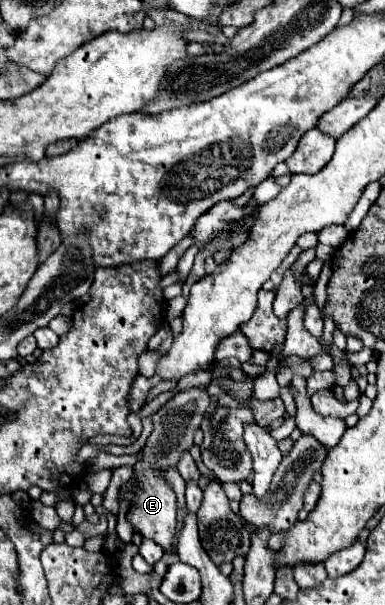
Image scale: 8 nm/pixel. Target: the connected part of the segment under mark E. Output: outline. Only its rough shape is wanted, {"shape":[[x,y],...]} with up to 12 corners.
{"shape":[[176,393],[152,415],[126,519],[168,551],[176,493],[162,467],[194,445],[210,395]]}

